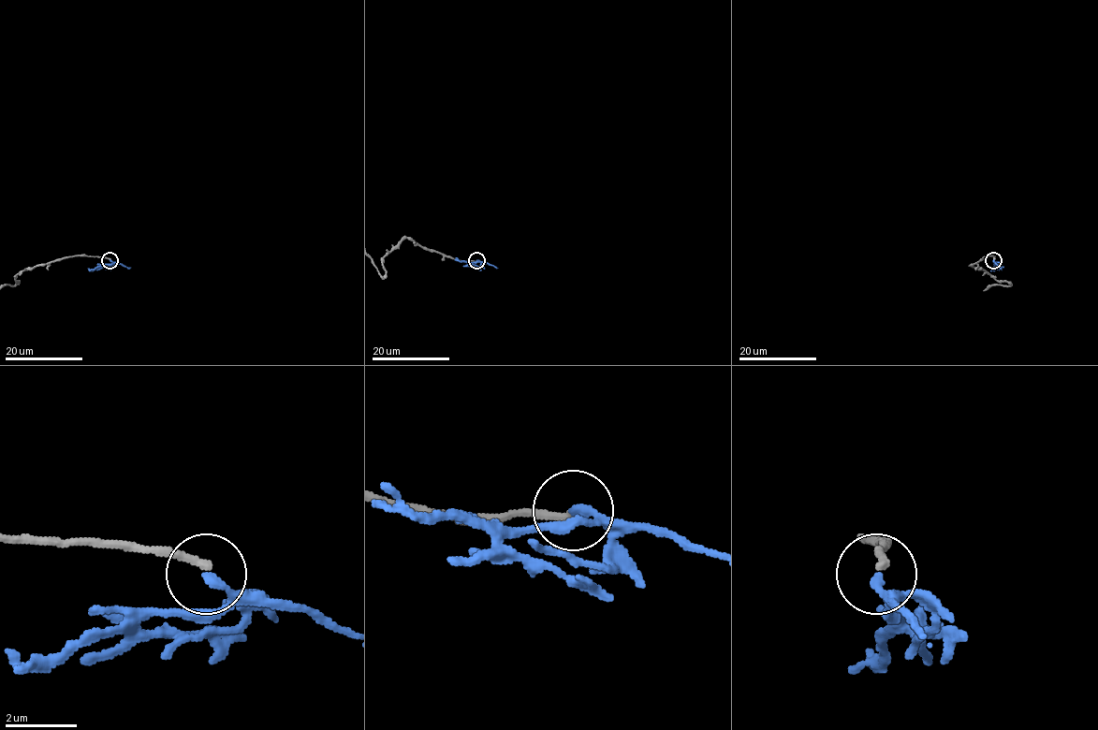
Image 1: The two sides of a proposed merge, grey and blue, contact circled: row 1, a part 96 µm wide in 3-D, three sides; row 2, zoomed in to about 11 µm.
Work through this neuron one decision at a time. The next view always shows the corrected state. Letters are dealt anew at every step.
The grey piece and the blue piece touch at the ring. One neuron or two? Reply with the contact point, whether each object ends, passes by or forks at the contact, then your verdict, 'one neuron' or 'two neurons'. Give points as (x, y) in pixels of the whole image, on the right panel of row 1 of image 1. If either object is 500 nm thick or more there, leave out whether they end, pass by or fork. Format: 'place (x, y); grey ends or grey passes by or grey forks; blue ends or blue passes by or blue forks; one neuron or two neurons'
place (993, 260); grey ends; blue ends; two neurons

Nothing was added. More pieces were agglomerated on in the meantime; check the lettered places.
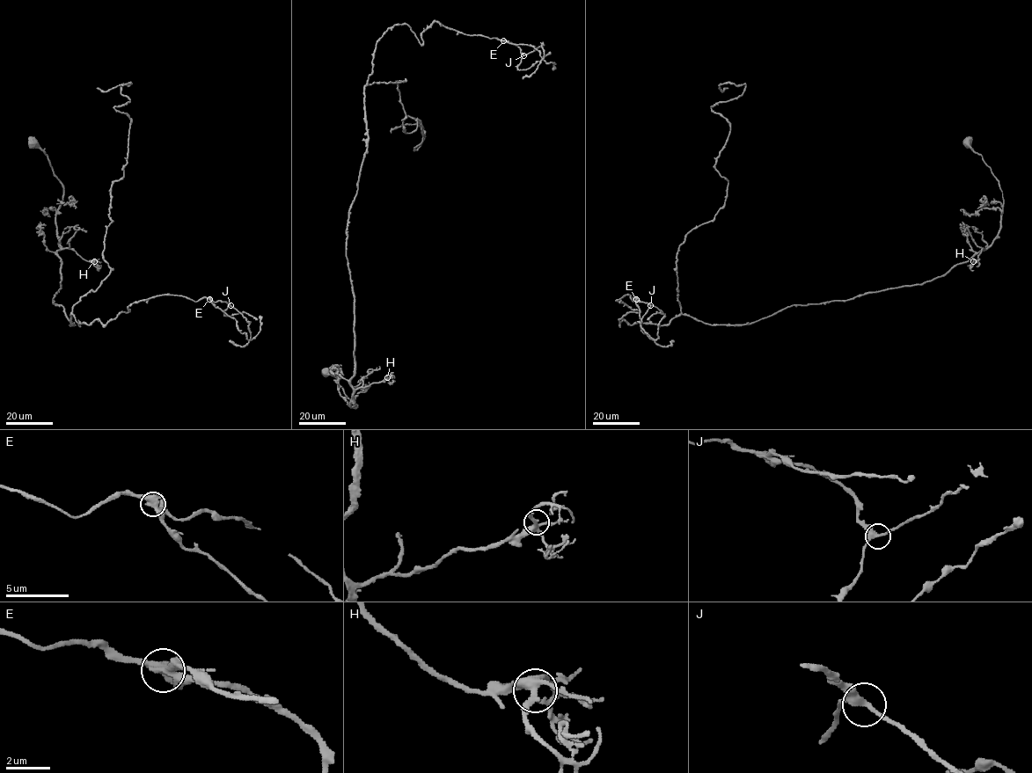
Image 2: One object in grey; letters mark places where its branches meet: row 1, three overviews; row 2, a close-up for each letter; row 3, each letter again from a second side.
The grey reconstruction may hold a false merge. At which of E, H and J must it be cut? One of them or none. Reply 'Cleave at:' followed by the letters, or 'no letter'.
Cleave at: E

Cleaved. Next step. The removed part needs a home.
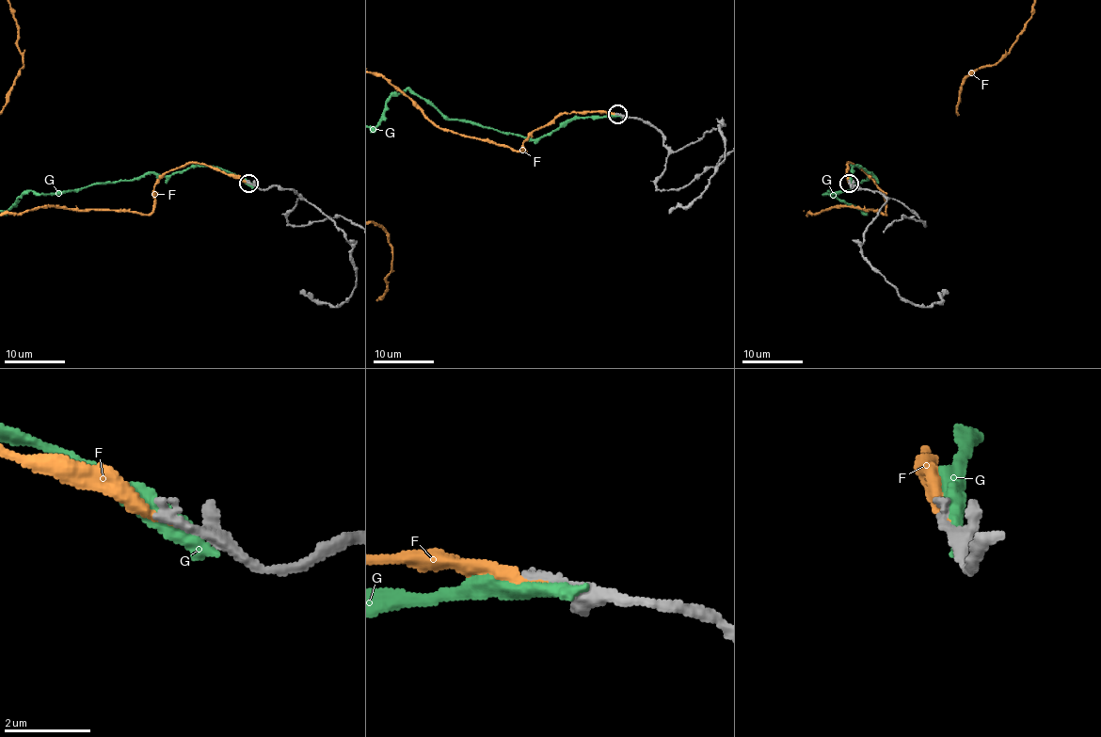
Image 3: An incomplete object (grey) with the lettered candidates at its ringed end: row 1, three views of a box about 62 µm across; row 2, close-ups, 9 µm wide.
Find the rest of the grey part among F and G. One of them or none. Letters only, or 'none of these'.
F

